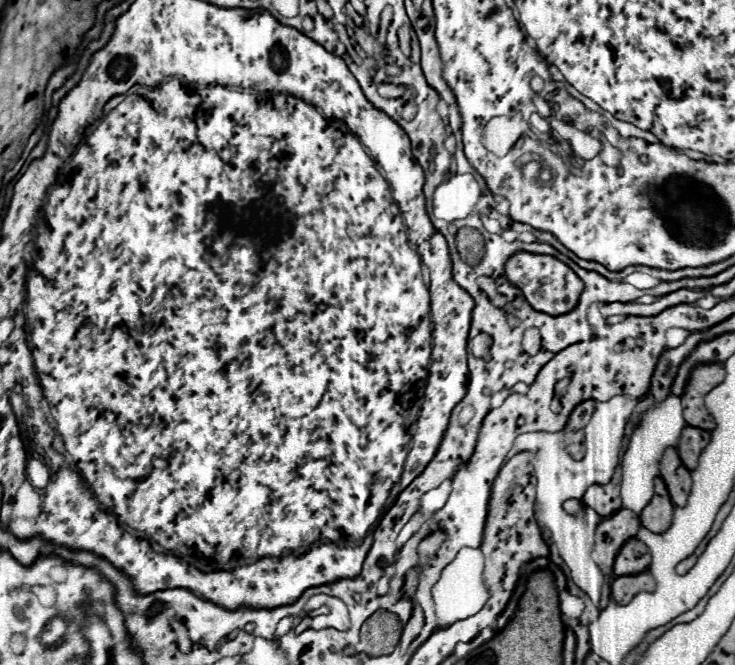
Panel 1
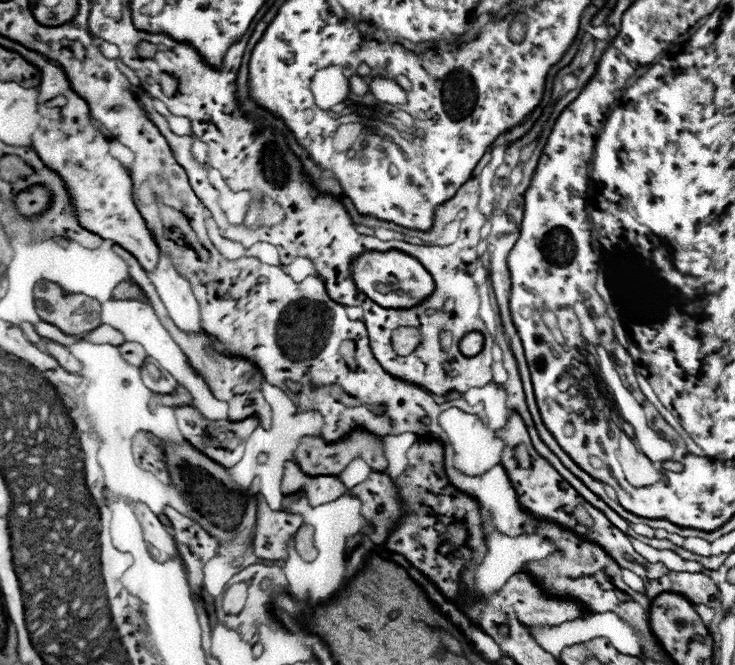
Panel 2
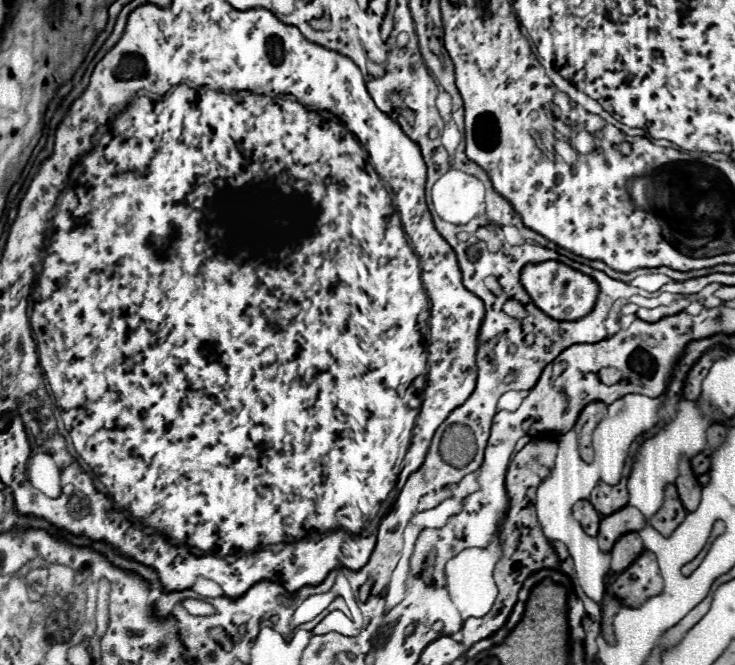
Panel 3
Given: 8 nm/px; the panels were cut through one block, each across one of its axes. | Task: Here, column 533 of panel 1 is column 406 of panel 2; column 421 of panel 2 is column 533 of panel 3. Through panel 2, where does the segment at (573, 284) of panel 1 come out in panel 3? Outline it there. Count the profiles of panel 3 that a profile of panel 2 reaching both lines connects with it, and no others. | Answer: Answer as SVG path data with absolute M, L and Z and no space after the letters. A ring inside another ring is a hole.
M556 260L526 264L520 270L520 282L526 288L532 302L554 320L578 320L592 310L598 298L598 284L590 276Z

